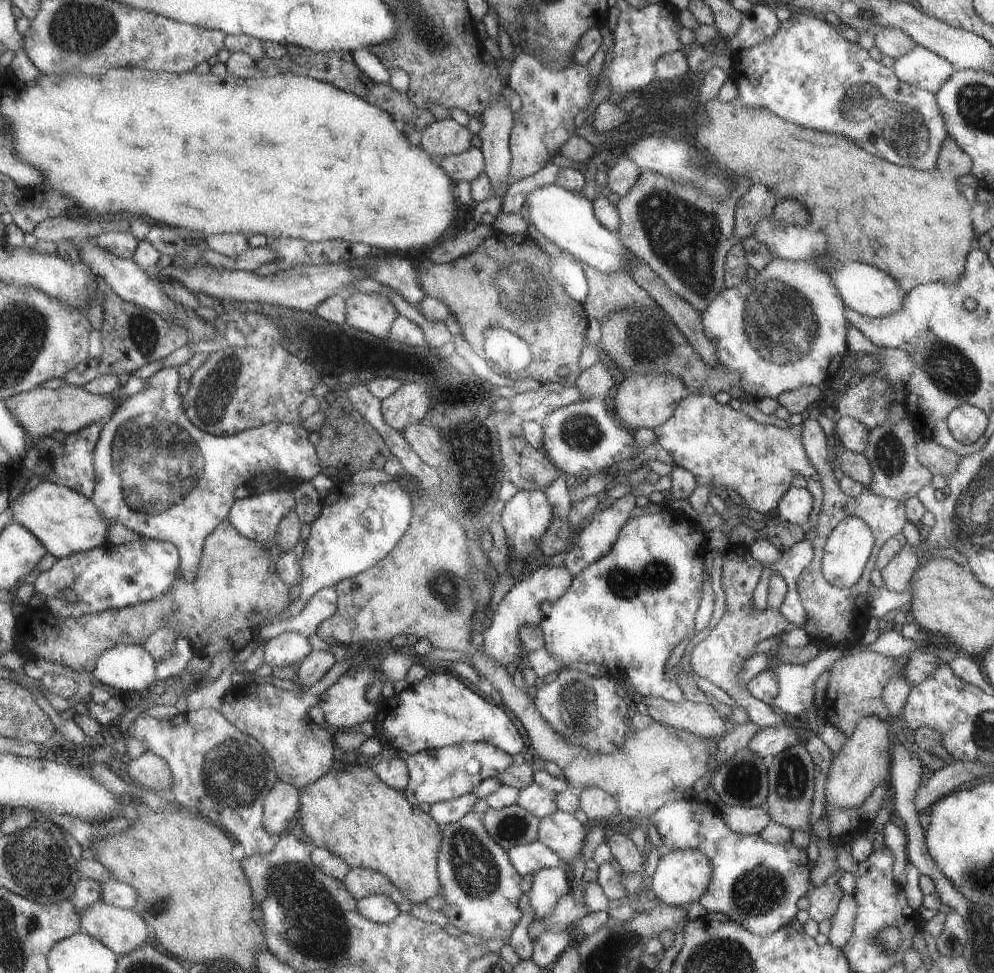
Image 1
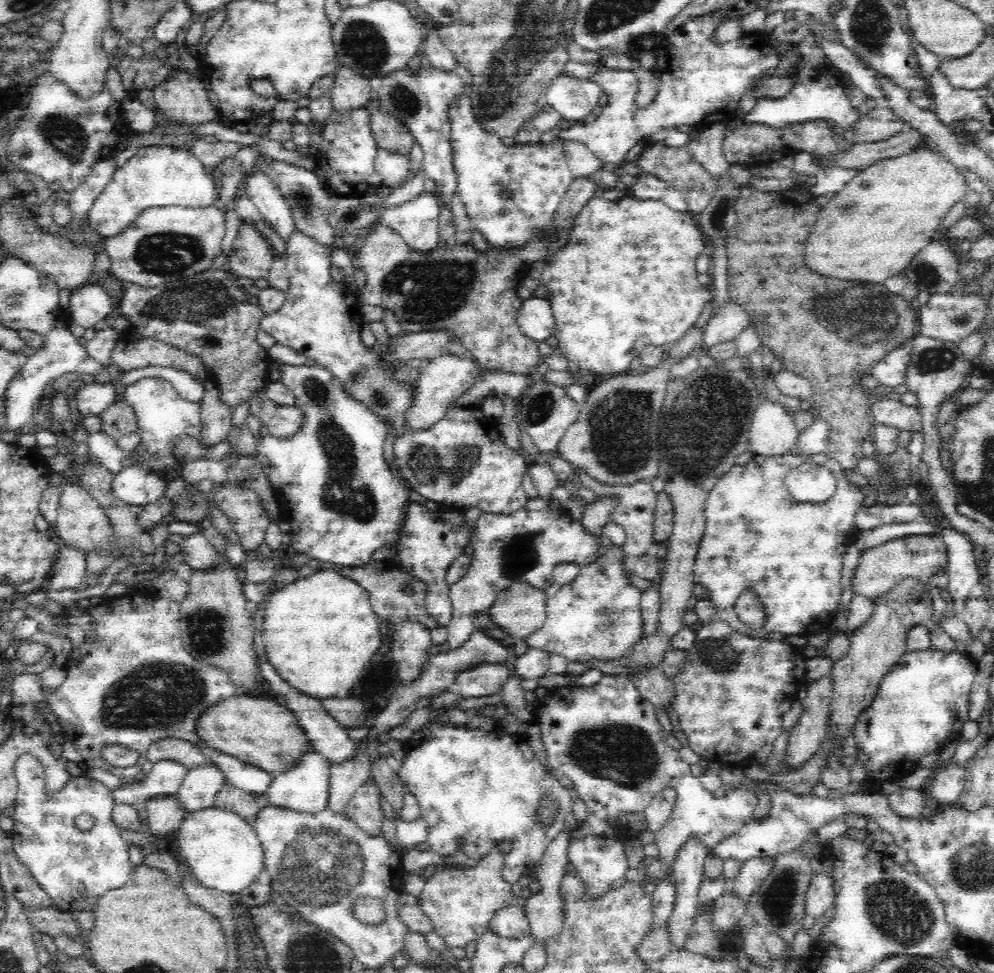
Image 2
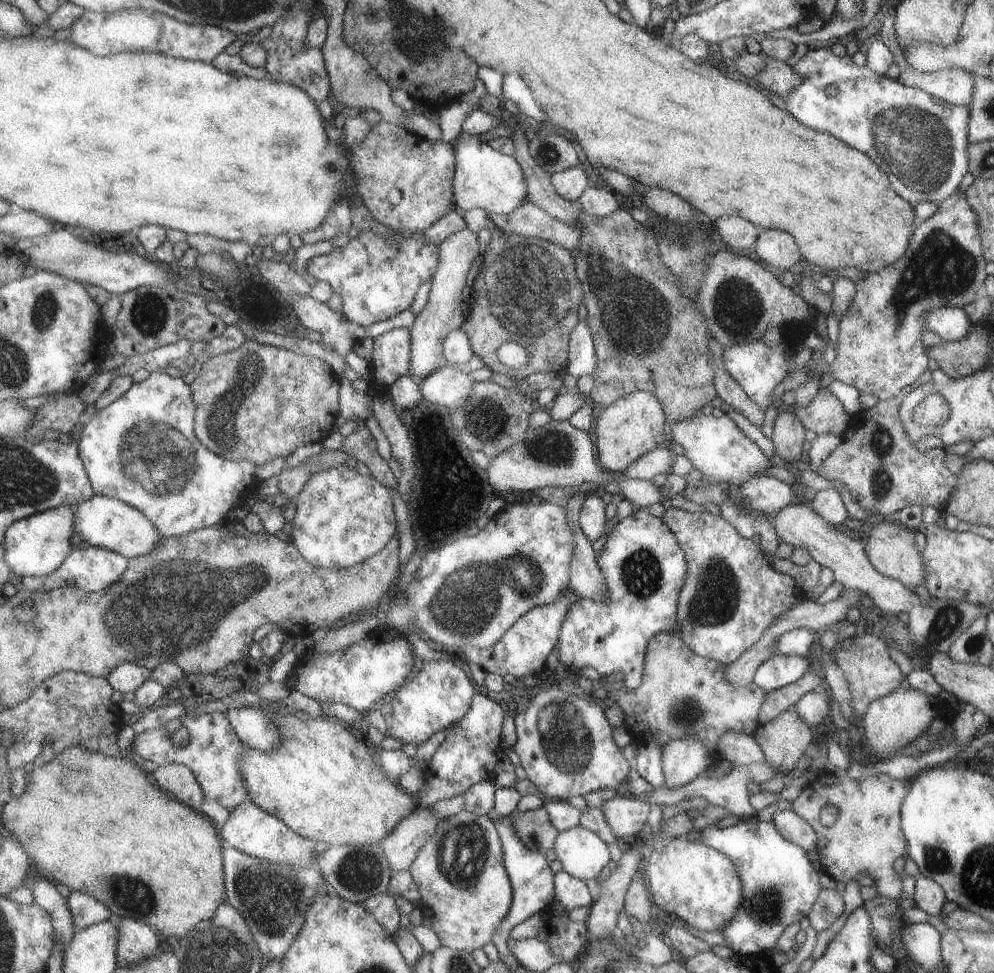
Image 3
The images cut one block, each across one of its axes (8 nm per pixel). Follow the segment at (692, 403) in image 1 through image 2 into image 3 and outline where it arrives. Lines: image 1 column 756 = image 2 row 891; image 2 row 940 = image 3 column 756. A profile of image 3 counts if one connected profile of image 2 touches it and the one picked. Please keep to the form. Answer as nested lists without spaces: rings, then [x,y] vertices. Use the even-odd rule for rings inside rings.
[[[695,412],[689,418],[674,422],[670,426],[668,440],[677,442],[683,448],[683,456],[701,472],[703,477],[711,479],[715,484],[738,487],[753,474],[763,475],[763,470],[771,467],[769,457],[745,437],[739,428],[726,415],[718,418]]]

